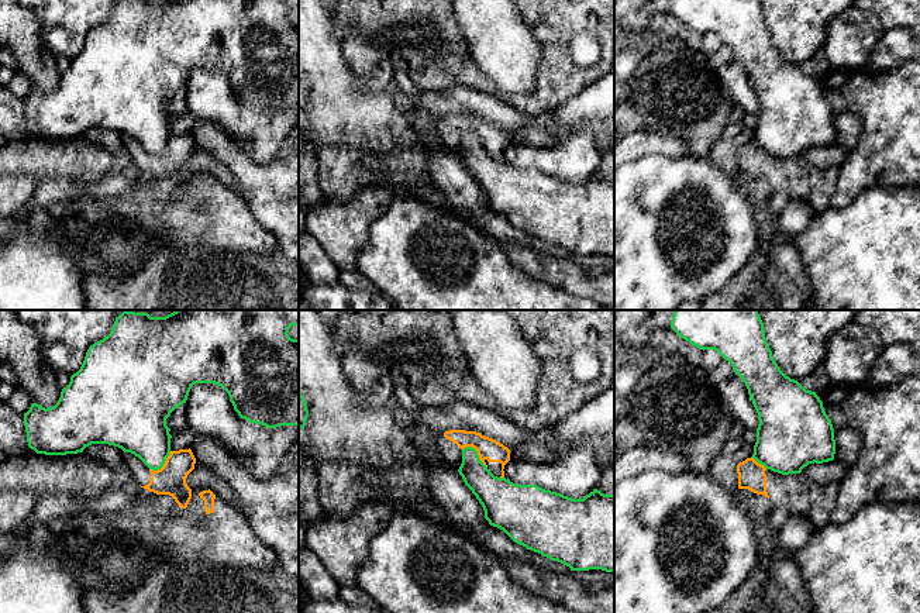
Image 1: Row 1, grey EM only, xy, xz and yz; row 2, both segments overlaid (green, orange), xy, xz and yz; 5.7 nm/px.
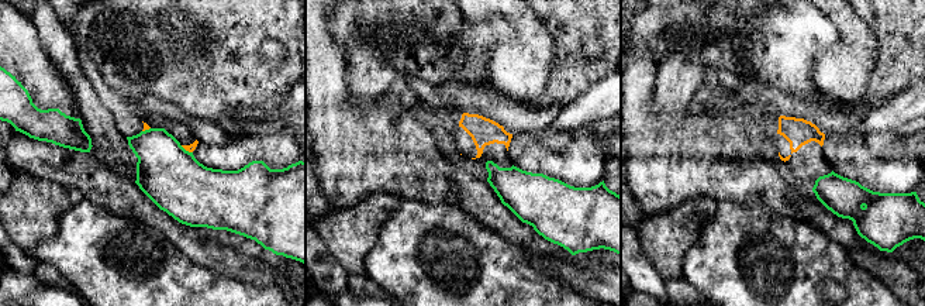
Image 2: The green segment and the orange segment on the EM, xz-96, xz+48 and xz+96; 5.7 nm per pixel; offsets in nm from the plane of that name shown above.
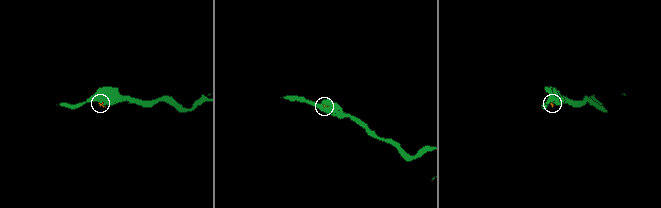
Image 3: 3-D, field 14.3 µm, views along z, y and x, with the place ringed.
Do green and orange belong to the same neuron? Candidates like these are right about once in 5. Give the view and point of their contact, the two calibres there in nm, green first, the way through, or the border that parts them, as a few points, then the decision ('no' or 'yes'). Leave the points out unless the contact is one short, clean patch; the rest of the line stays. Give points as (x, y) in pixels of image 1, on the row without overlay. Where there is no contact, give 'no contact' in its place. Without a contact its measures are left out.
meets green in xz at (476, 137); 190 nm thick on the green side, 130 nm on the other; border along xz (462, 133), (472, 131), (486, 151); no

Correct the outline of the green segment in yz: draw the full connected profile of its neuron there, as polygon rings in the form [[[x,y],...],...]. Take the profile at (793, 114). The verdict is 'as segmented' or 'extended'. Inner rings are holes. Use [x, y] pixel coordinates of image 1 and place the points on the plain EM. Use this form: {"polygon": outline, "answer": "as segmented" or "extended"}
{"polygon": [[[672,0],[671,13],[703,35],[717,35],[745,68],[759,104],[751,142],[782,159],[800,158],[809,148],[834,144],[834,113],[823,86],[816,76],[806,75],[781,55],[759,0]]], "answer": "as segmented"}

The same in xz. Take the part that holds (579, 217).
{"polygon": [[[472,131],[462,134],[458,156],[482,189],[489,209],[503,214],[514,227],[571,255],[614,256],[614,179],[593,173],[583,183],[572,183],[537,169],[513,168],[495,161]]], "answer": "as segmented"}

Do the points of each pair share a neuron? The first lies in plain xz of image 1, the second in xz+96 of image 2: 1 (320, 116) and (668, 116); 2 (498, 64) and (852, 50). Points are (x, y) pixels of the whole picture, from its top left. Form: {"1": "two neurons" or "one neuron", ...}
{"1": "two neurons", "2": "one neuron"}

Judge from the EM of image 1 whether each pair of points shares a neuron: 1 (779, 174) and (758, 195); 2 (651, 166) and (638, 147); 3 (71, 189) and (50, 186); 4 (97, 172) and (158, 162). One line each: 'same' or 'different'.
1: same
2: different
3: same
4: same

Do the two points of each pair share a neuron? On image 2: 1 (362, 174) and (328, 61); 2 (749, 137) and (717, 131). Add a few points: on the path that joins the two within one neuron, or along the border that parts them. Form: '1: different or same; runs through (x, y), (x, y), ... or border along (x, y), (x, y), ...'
1: same; runs through (354, 145), (328, 112), (328, 89)
2: different; border along (714, 110), (748, 158)

